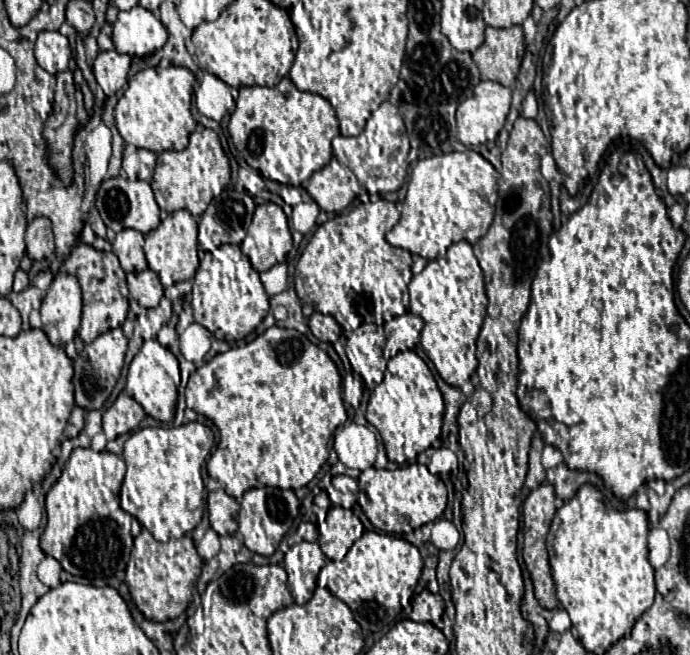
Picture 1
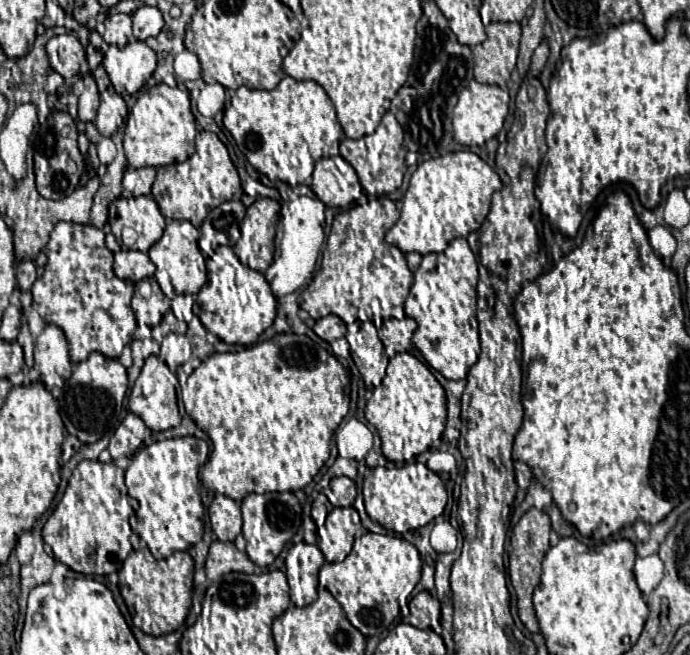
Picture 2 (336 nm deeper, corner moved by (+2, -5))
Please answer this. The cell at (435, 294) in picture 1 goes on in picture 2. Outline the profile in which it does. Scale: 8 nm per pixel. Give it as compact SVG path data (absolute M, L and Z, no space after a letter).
M453 239L445 251L427 253L415 271L415 283L405 299L407 317L417 321L411 337L423 359L447 379L465 379L479 355L477 333L477 259L467 239Z

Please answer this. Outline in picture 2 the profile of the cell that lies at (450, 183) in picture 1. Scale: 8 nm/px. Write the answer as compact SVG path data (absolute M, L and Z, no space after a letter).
M471 151L447 153L423 161L411 175L409 189L403 197L401 217L387 231L385 241L399 247L403 253L441 253L451 239L467 237L471 231L481 227L491 207L491 195L499 189L499 175Z

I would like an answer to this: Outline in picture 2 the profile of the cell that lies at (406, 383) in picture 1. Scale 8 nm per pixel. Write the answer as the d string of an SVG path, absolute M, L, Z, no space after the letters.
M399 353L389 359L383 383L367 401L365 419L379 431L381 449L389 461L395 465L413 463L419 453L429 451L441 439L447 419L445 391L425 363L411 353Z

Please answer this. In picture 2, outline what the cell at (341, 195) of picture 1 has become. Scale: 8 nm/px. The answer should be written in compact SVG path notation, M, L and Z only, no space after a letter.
M335 156L315 163L311 189L327 207L347 207L364 194L353 167L346 161L345 167L339 166Z

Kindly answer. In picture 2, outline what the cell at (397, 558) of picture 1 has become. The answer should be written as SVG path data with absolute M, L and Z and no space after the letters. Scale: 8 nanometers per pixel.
M367 531L355 539L351 553L343 561L324 564L319 572L318 581L320 588L327 589L339 601L339 605L347 613L347 619L365 637L371 637L371 635L381 635L393 623L395 617L402 615L401 607L408 607L409 615L409 597L419 577L421 577L421 557L419 557L419 551L409 541L394 534L382 535Z

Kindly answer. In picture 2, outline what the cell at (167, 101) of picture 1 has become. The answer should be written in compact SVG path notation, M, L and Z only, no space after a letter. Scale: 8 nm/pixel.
M165 83L153 85L141 91L137 103L133 105L127 125L125 125L125 155L131 167L163 167L171 163L185 161L195 151L195 117L191 113L189 91L185 87L167 87Z

